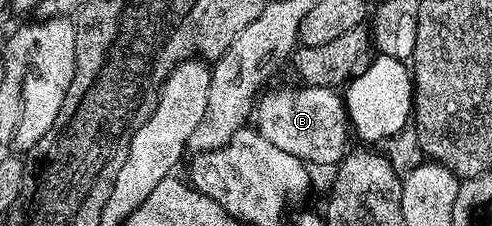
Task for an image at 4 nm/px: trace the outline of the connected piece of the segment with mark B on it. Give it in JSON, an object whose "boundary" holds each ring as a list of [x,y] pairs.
{"boundary":[[[296,87],[267,92],[258,99],[255,105],[257,133],[267,138],[271,146],[279,146],[279,150],[295,154],[295,158],[304,160],[306,165],[340,164],[347,151],[345,135],[349,136],[351,132],[344,99],[332,88]]]}

